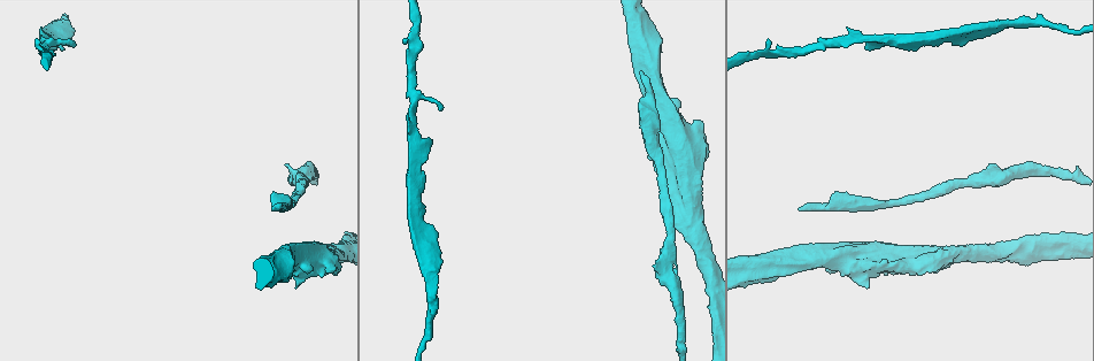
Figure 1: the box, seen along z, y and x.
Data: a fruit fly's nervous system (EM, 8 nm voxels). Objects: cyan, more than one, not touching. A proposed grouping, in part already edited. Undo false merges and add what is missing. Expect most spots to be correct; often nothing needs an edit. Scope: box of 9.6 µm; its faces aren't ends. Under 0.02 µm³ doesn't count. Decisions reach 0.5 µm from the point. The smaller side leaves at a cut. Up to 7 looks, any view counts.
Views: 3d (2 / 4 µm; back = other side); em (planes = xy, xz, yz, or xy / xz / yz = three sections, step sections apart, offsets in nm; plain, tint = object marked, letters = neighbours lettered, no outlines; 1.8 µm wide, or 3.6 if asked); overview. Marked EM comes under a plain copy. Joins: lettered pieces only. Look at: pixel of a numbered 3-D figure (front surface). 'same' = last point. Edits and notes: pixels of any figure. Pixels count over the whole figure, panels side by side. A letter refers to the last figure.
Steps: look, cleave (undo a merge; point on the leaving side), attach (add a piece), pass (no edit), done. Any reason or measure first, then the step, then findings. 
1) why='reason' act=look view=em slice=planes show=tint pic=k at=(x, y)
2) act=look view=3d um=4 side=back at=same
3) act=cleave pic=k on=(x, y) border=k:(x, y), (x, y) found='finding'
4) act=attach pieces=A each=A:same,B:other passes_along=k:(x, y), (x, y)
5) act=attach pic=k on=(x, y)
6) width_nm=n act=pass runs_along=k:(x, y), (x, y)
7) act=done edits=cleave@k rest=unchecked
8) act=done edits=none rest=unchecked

why='free end' act=look view=em slice=planes show=letters pic=1 at=(961, 44)

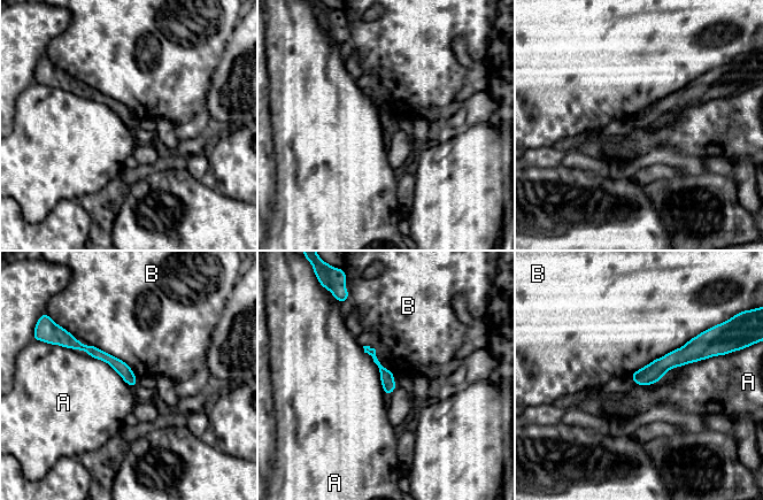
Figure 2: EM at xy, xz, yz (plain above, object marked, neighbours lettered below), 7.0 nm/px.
act=pass each=A:other,B:other border=2:(58, 344), (103, 360), (133, 387) found='no lettered piece goes on from it'

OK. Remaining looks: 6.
why='free end' act=look view=em slice=yz step=4 show=tint pic=1 at=(60, 45)

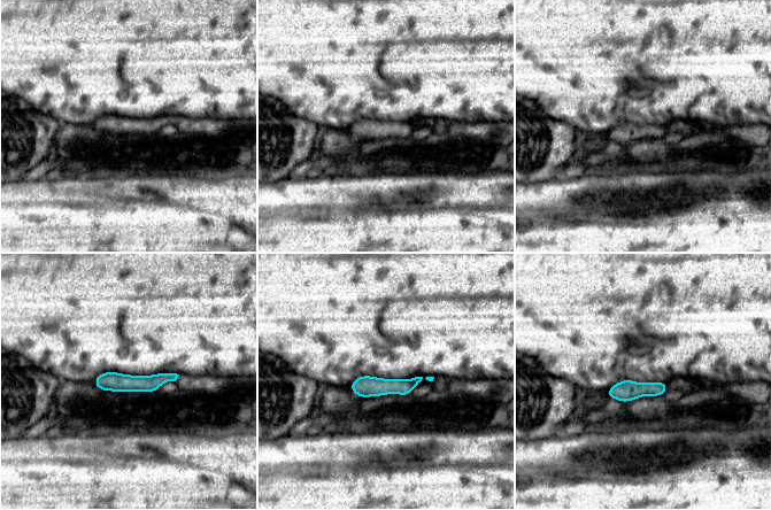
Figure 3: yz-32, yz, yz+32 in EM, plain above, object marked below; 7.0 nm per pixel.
why='cut it another way' act=look view=em slice=xy step=16 show=letters at=same

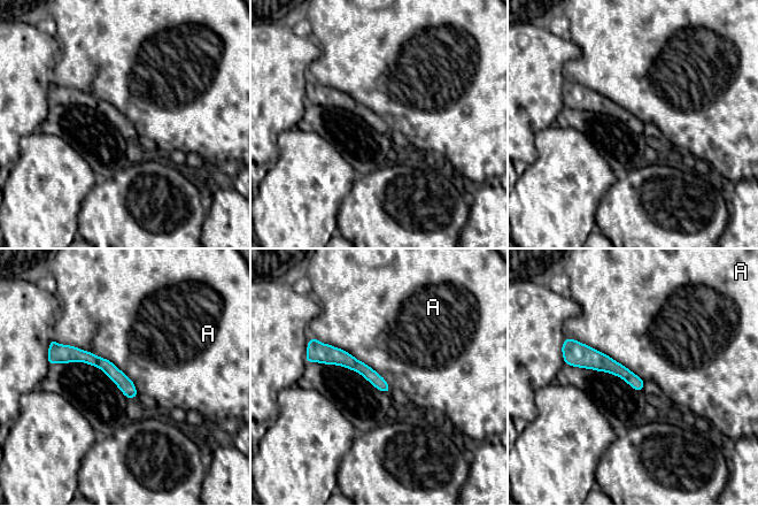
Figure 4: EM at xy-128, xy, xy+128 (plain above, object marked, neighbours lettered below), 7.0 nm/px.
longest_contact=A:700nm act=pass each=A:other border=4:(54, 339), (110, 360), (138, 392) found='no lettered piece goes on from it'

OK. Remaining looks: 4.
why='thick end' act=look view=em um=3.6 slice=planes show=tint pic=1 at=(887, 261)

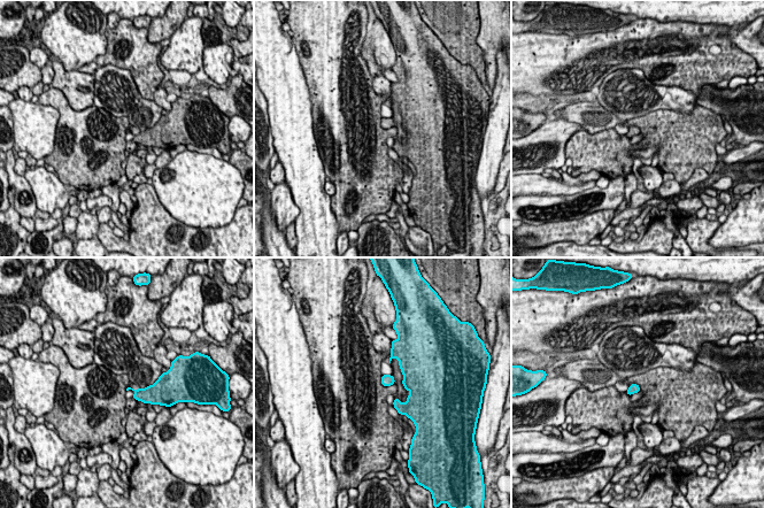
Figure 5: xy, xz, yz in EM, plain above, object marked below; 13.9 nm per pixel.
why='see the neighbours' act=look view=em um=3.6 slice=planes show=letters at=same

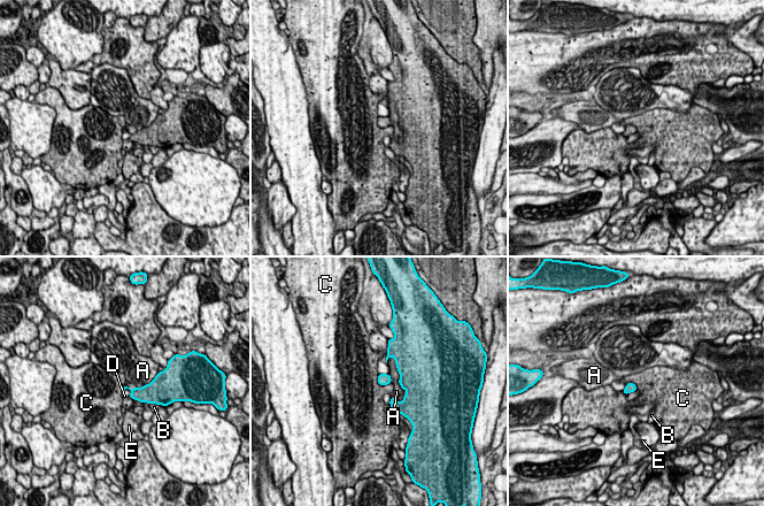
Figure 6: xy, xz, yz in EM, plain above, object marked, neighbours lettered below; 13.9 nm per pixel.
act=pass each=A:other,B:other,C:other,D:other,E:other border=6:(377, 375), (379, 384), (390, 384) found='none of them fits'

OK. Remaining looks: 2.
act=done edits=none rest=unchecked

